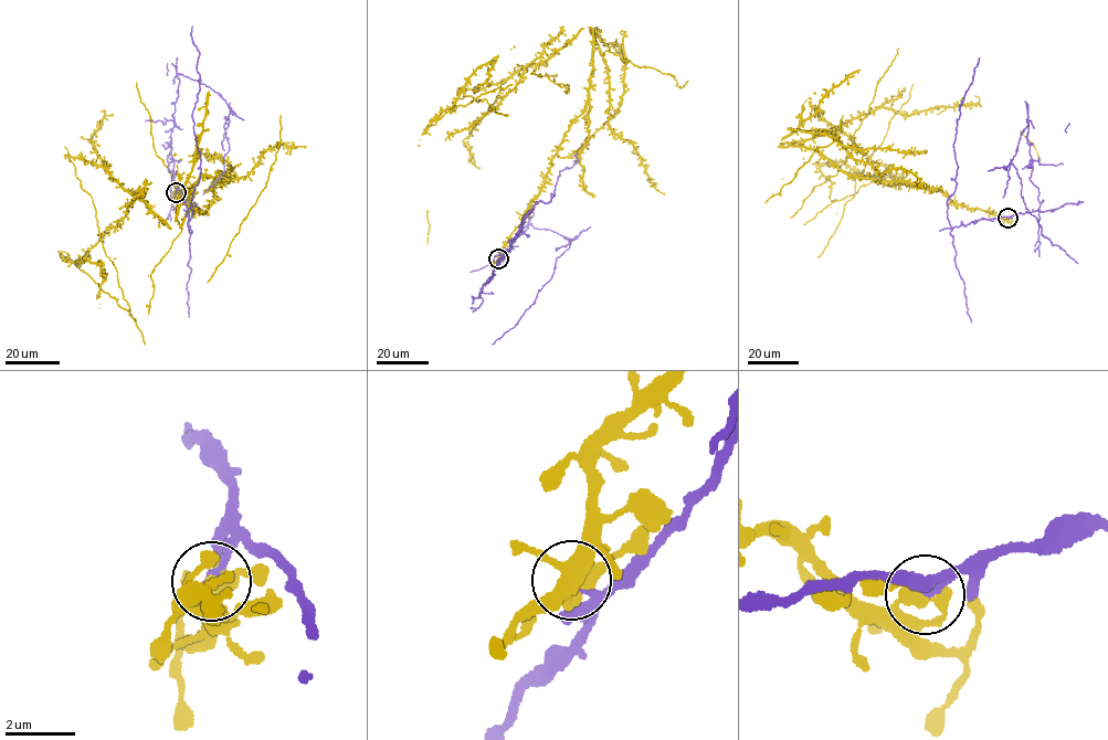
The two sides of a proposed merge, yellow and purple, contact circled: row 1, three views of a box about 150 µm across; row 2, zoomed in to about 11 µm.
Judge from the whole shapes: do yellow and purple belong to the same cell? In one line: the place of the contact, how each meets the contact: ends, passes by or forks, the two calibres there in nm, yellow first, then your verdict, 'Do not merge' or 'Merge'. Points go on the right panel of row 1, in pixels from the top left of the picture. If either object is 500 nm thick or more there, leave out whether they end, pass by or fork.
Place: (1008, 218). At the ring yellow passes by. At the ring purple ends. Thickness 400 nm (yellow) against 340 nm. Do not merge

